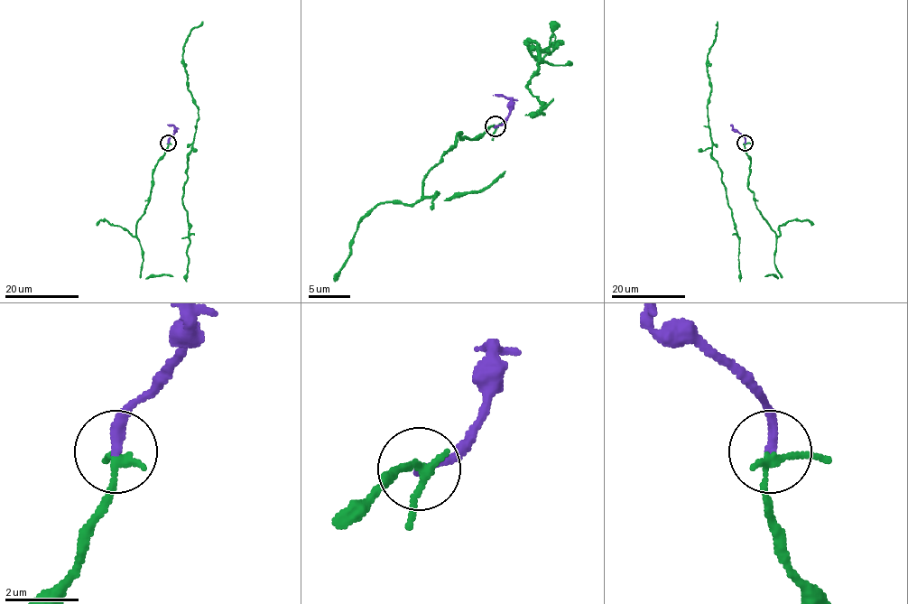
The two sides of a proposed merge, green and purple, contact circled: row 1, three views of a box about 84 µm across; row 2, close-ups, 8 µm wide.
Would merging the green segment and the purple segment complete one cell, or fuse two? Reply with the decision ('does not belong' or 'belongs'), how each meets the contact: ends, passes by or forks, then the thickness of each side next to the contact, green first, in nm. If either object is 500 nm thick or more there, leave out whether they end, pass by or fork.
belongs; green passes by; purple ends; calibres 190 and 300 nm

